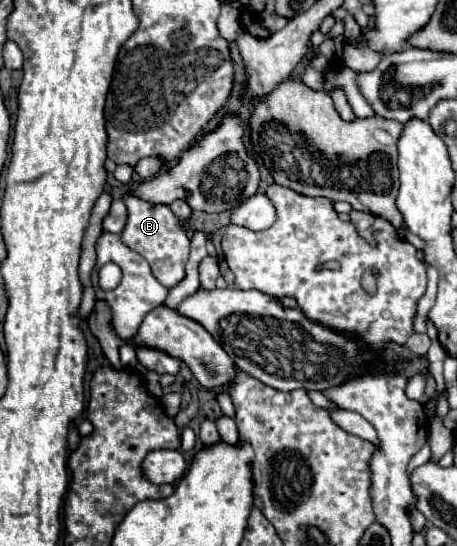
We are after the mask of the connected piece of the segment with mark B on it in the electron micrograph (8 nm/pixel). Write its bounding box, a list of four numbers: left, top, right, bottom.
[120,194,190,286]

